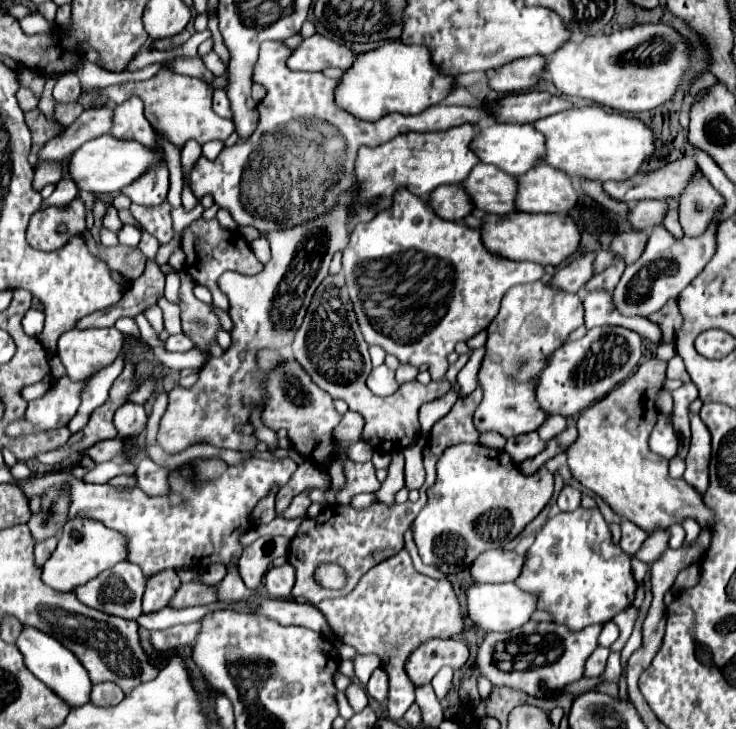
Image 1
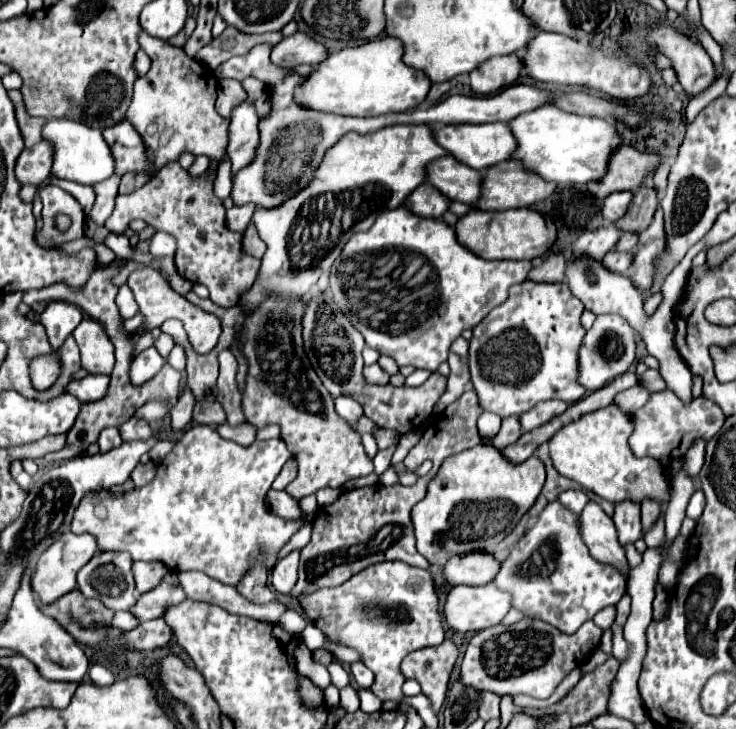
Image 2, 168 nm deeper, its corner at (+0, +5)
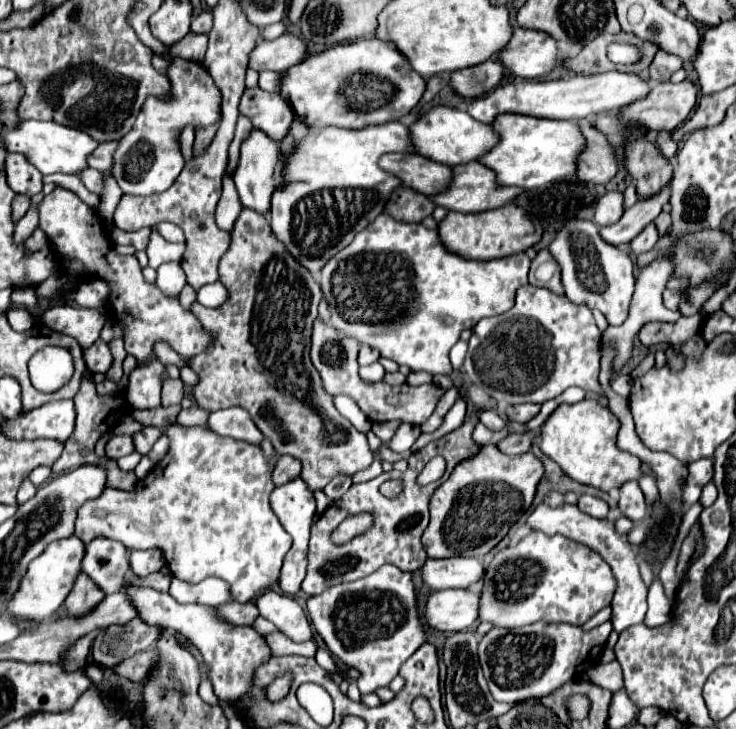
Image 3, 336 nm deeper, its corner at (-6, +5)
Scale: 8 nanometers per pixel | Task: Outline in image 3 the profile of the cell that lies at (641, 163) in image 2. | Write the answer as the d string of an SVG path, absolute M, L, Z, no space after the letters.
M586 118L578 120L578 124L588 142L578 158L578 178L592 184L608 184L620 170L618 148L614 148L602 132L592 128Z

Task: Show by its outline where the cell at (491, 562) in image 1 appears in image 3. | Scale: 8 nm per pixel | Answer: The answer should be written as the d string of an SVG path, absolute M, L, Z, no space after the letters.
M428 558L422 568L424 582L432 590L444 588L470 588L484 576L484 566L478 558L446 558L446 560L432 560Z

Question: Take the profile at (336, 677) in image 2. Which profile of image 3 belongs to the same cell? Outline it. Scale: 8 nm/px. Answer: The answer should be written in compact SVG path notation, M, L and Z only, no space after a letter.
M320 648L320 650L316 652L316 662L318 662L326 672L330 672L330 674L340 674L340 668L338 668L336 660L332 658L332 654L330 654L326 648Z

